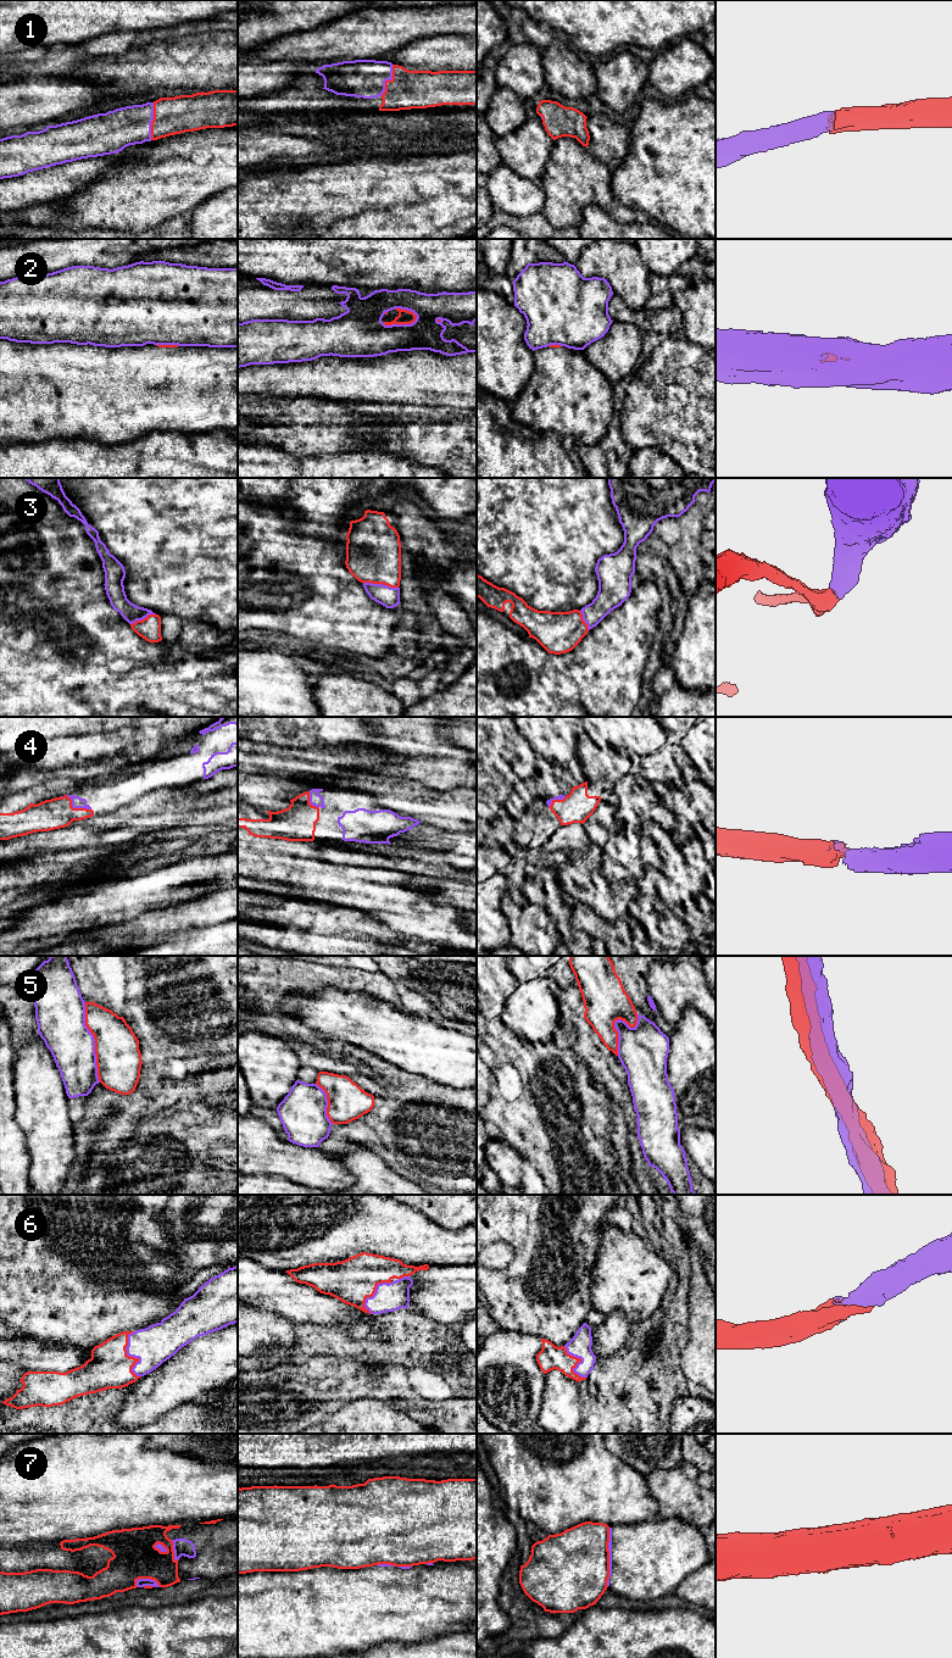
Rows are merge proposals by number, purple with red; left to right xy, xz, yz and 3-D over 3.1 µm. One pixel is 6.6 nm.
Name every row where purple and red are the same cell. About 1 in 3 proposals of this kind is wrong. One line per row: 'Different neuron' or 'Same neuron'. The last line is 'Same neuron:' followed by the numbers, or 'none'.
1: Same neuron
2: Different neuron
3: Same neuron
4: Same neuron
5: Different neuron
6: Same neuron
7: Different neuron
Same neuron: 1, 3, 4, 6

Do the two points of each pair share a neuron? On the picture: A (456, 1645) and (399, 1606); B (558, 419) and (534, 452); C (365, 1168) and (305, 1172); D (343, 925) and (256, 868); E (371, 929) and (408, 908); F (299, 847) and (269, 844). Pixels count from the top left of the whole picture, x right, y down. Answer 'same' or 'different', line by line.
A: different
B: different
C: different
D: different
E: different
F: same

